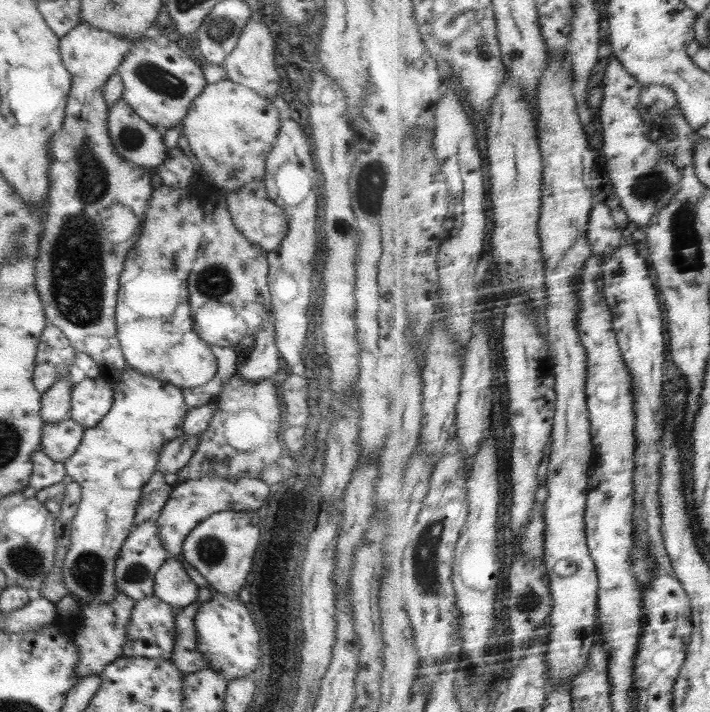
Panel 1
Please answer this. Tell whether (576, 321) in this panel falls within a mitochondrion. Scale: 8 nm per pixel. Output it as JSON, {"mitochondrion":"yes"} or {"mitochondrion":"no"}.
{"mitochondrion":"no"}

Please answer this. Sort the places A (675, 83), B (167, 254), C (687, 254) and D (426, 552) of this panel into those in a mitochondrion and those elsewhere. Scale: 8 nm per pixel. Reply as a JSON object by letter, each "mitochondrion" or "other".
{"A":"other","B":"other","C":"mitochondrion","D":"mitochondrion"}

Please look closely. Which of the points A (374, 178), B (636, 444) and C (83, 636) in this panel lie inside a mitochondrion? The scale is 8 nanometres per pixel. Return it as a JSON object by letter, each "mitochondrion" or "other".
{"A":"mitochondrion","B":"other","C":"other"}

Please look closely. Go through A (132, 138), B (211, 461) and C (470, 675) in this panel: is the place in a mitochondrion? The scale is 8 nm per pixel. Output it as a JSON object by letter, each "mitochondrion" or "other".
{"A":"mitochondrion","B":"other","C":"mitochondrion"}

